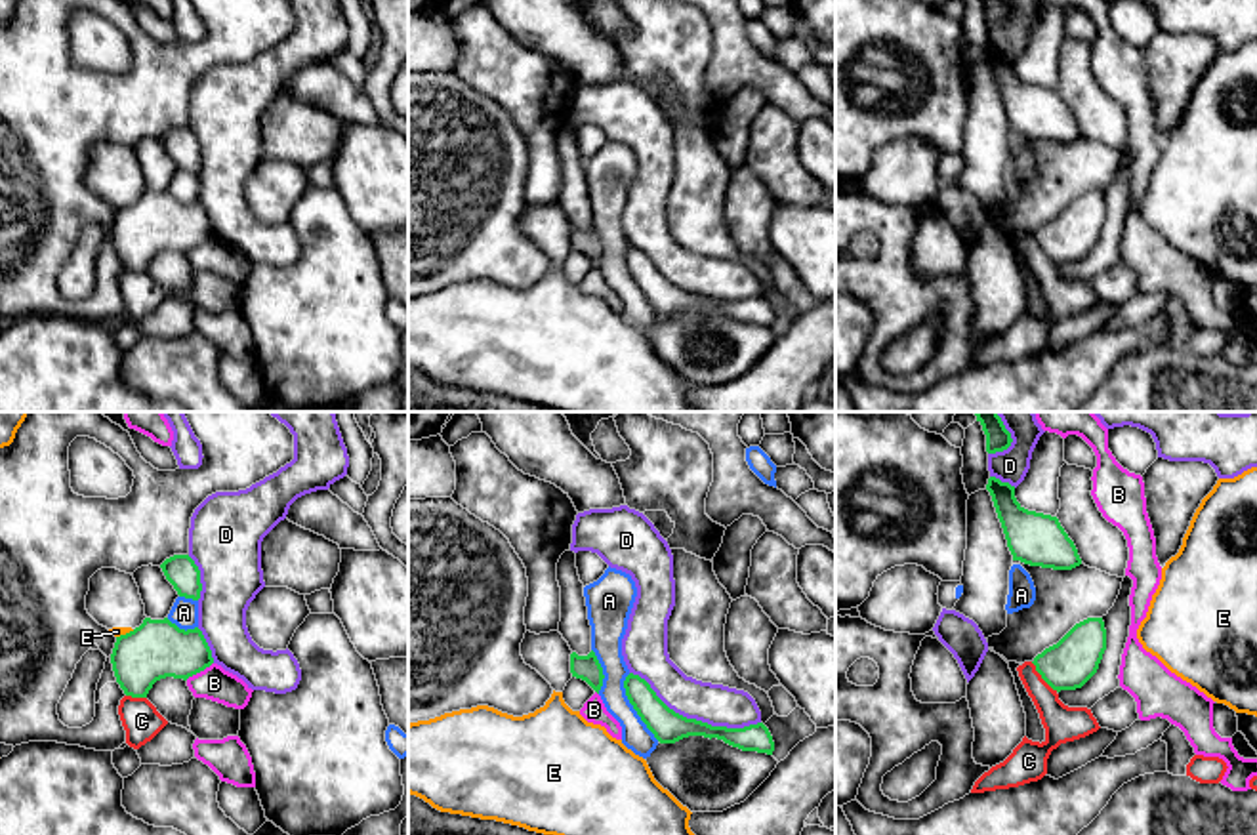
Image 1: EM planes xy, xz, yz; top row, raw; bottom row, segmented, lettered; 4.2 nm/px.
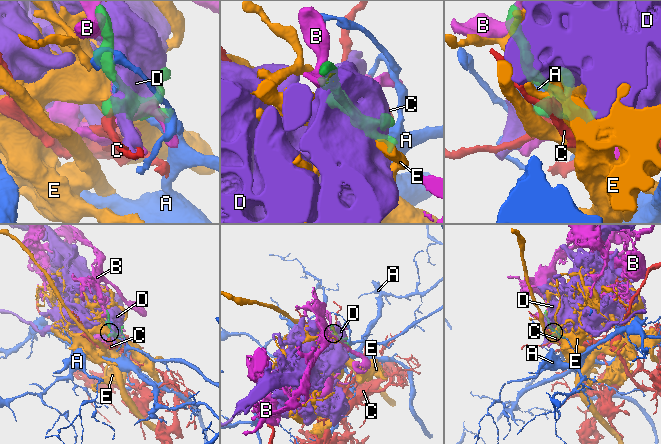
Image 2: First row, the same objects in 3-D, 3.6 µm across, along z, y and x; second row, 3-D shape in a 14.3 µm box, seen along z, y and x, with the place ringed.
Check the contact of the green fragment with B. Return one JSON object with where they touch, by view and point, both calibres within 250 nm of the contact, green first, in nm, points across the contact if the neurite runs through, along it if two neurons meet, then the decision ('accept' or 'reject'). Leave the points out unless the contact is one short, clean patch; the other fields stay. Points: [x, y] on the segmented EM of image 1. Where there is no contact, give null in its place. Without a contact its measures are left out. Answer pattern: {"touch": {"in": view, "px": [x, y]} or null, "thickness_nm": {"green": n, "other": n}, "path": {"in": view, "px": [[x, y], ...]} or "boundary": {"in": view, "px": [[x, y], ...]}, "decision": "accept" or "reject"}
{"touch": {"in": "xy", "px": [199, 672]}, "thickness_nm": {"green": 240, "other": 150}, "decision": "accept"}

